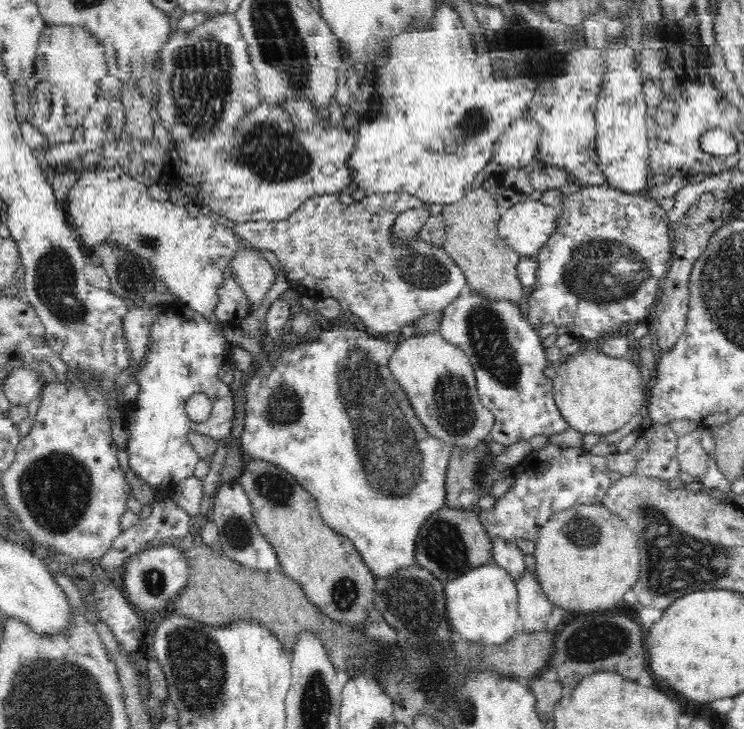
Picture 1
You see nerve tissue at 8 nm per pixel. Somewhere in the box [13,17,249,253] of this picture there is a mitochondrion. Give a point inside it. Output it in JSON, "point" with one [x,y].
{"point":[202,86]}

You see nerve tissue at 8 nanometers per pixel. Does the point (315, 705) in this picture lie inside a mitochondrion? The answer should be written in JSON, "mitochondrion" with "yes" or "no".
{"mitochondrion":"yes"}

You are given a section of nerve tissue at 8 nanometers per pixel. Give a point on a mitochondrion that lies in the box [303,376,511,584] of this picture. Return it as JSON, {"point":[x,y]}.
{"point":[442,541]}

